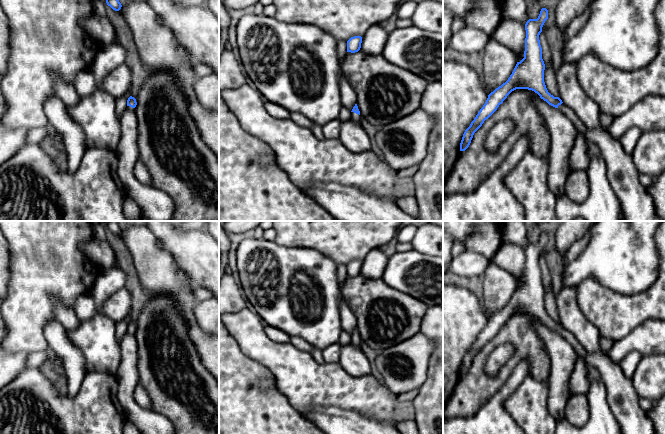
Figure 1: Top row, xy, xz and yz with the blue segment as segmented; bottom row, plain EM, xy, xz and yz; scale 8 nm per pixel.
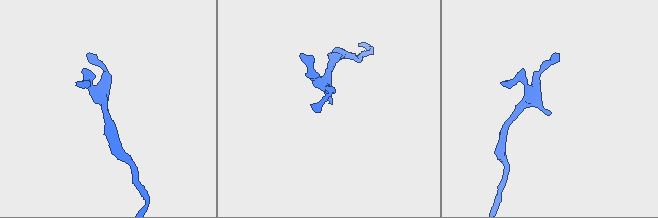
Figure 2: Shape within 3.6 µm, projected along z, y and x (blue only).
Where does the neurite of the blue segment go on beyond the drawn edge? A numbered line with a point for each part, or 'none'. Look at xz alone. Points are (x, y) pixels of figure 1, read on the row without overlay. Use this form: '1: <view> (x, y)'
1: xz (356, 342)

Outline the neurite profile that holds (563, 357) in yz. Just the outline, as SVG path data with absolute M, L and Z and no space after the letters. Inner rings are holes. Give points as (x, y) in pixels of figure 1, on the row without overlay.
M541 322L535 323L534 329L542 340L551 361L548 409L555 420L560 421L565 418L566 403L570 399L569 379L579 356L572 345L558 332L549 329Z

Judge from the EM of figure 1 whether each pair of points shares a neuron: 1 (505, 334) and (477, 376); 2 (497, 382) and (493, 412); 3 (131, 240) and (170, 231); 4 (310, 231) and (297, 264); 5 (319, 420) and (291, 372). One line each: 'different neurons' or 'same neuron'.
1: same neuron
2: different neurons
3: different neurons
4: different neurons
5: different neurons

